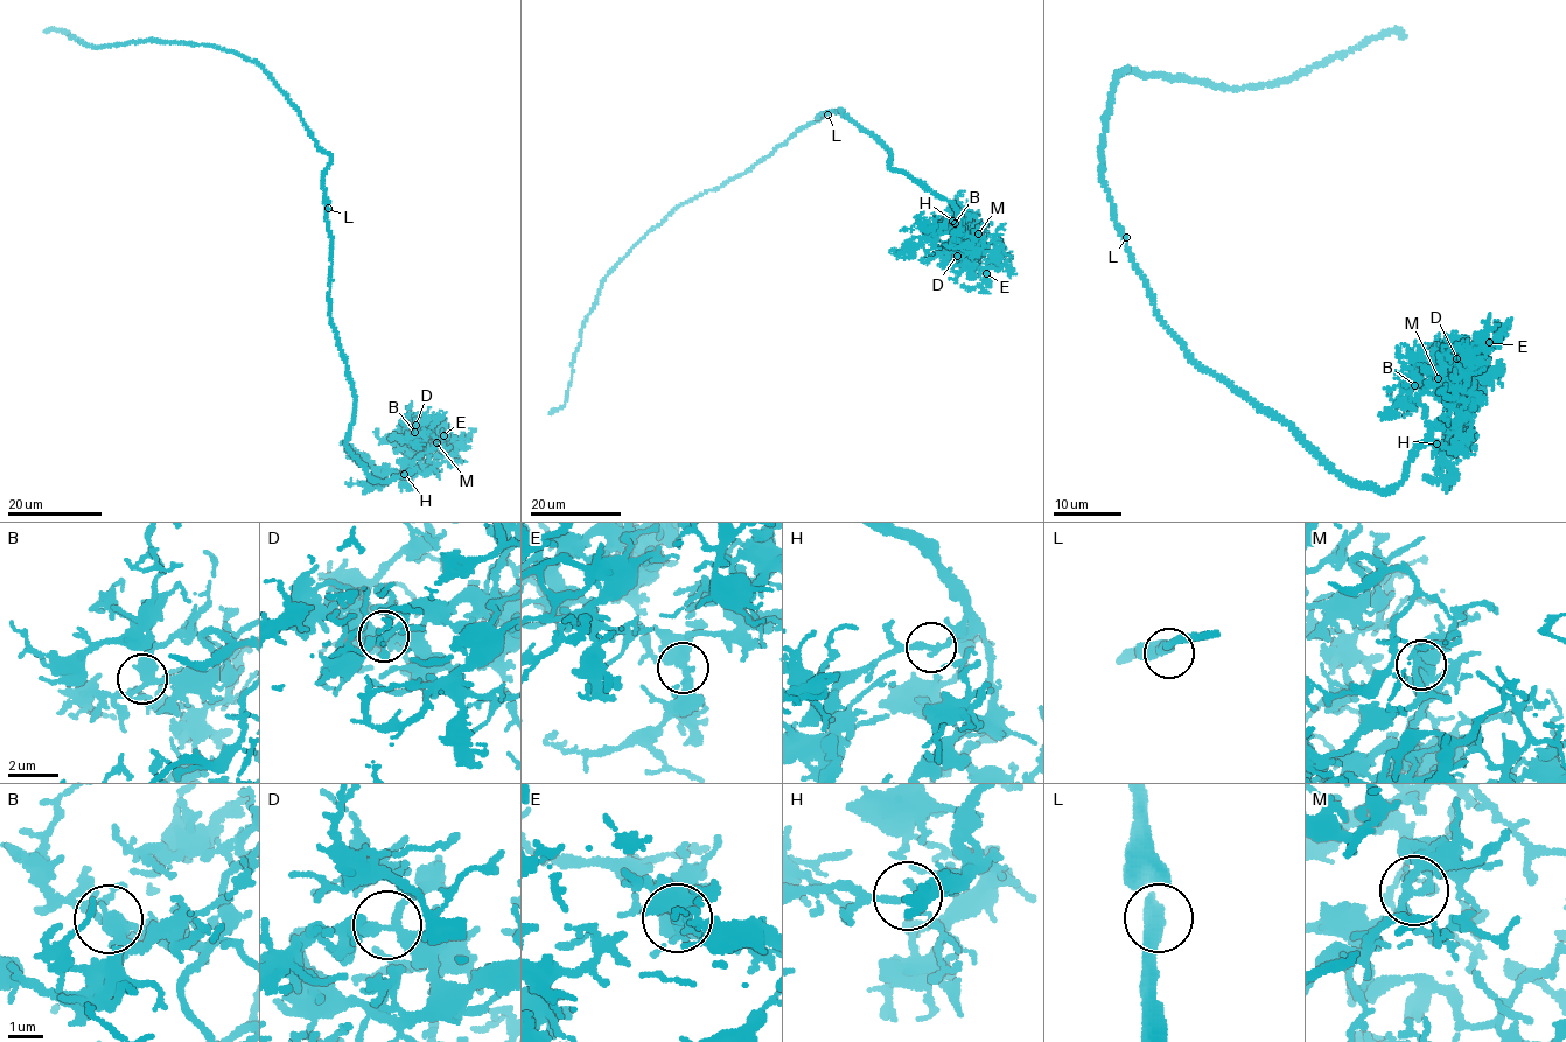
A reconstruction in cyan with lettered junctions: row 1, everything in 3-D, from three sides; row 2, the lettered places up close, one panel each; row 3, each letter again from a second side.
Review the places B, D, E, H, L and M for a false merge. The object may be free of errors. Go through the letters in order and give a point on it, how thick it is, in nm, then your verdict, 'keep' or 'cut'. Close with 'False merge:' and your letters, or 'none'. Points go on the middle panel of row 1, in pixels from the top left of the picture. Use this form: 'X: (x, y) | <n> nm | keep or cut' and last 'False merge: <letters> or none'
B: (955, 223) | 320 nm | keep
D: (957, 256) | 300 nm | keep
E: (986, 273) | 360 nm | keep
H: (952, 221) | 200 nm | keep
L: (827, 114) | 320 nm | keep
M: (978, 233) | 240 nm | keep
False merge: none

